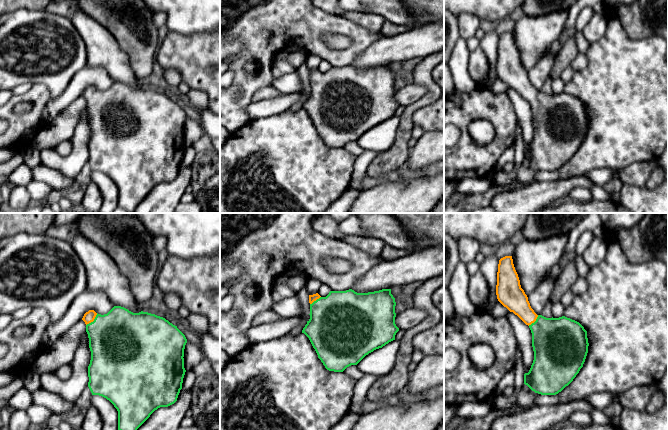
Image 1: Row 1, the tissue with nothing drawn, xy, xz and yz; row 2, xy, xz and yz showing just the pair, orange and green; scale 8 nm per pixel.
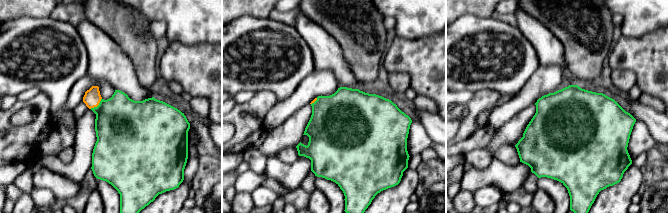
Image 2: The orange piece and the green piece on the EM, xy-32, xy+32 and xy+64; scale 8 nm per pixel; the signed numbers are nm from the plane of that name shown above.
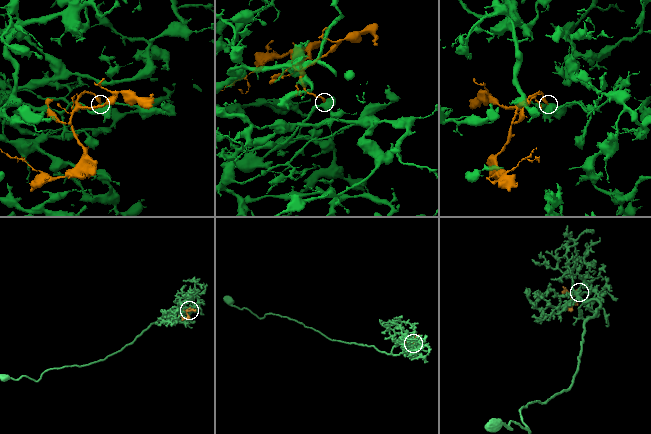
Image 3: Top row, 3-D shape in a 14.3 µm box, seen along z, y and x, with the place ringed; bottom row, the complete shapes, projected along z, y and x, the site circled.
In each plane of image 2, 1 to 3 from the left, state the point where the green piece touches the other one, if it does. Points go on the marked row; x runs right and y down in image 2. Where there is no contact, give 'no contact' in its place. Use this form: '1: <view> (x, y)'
1: xy-32 (97, 105)
2: xy+32 (314, 101)
3: no contact

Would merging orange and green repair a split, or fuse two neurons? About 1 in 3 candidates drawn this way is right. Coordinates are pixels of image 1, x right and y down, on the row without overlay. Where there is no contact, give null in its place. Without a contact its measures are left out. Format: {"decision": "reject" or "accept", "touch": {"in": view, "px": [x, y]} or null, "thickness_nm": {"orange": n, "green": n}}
{"decision": "accept", "touch": {"in": "xy", "px": [93, 96]}, "thickness_nm": {"orange": 90, "green": 460}}

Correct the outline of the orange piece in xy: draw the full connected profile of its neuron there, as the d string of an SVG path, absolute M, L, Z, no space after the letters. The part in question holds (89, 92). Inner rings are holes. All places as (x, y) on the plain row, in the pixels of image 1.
M114 82L107 90L101 91L94 86L86 88L82 94L86 100L86 108L89 114L89 124L91 127L91 136L88 142L88 163L92 171L99 171L109 176L118 187L118 206L125 209L128 213L134 213L137 205L150 193L150 191L160 183L168 183L177 177L180 166L182 165L184 144L184 125L187 119L185 111L163 93L148 88L133 89L121 82Z

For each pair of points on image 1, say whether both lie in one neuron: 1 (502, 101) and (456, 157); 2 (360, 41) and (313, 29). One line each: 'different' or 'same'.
1: same
2: same

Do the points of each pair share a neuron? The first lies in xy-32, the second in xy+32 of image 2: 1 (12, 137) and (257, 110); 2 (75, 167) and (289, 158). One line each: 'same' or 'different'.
1: same
2: different

